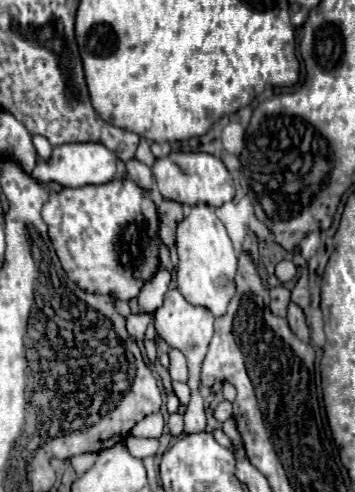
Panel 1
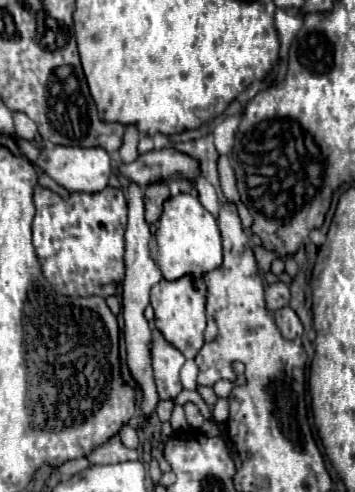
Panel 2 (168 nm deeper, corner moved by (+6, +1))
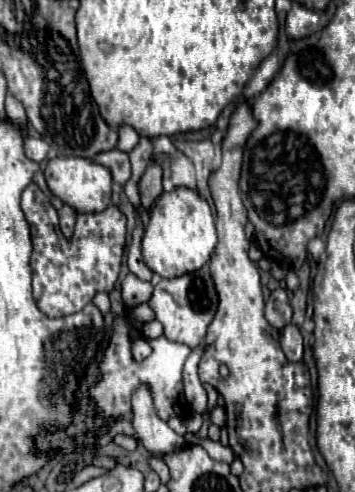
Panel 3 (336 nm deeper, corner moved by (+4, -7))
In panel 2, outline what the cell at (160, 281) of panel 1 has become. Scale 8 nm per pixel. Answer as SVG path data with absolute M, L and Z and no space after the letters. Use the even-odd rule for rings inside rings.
M130 184L128 188L128 228L126 228L126 254L124 254L124 264L126 264L126 274L122 280L122 318L124 318L124 340L126 340L126 362L130 368L132 378L142 390L142 412L144 418L150 418L156 404L158 404L158 392L154 386L154 374L150 366L150 326L144 318L144 308L150 304L150 288L162 280L162 272L156 266L156 262L150 258L150 228L148 222L144 220L144 194L136 184Z

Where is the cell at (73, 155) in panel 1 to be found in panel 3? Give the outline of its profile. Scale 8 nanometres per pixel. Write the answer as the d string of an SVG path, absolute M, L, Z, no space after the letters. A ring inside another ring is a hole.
M55 156L48 160L44 176L52 194L58 196L62 202L70 204L78 212L100 212L110 204L112 174L108 168L96 164L94 160L76 156Z

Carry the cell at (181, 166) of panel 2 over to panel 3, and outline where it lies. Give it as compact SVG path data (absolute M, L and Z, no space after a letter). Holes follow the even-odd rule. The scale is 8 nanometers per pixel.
M120 150L100 152L94 156L94 160L98 164L104 164L106 168L110 168L114 182L118 182L120 186L124 186L132 176L132 168L130 168L130 160L128 160L126 152L120 152Z

